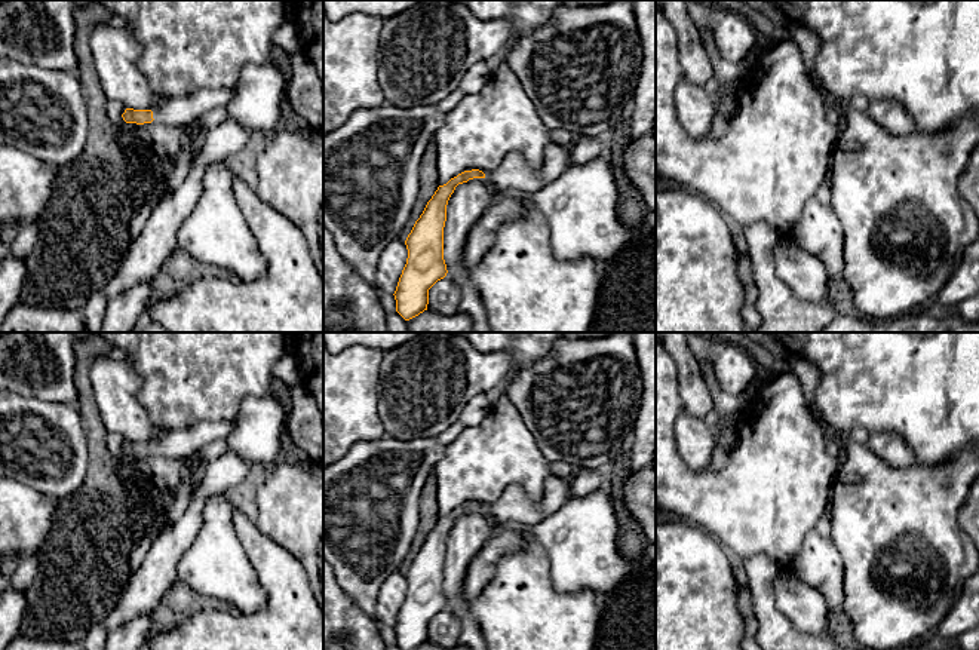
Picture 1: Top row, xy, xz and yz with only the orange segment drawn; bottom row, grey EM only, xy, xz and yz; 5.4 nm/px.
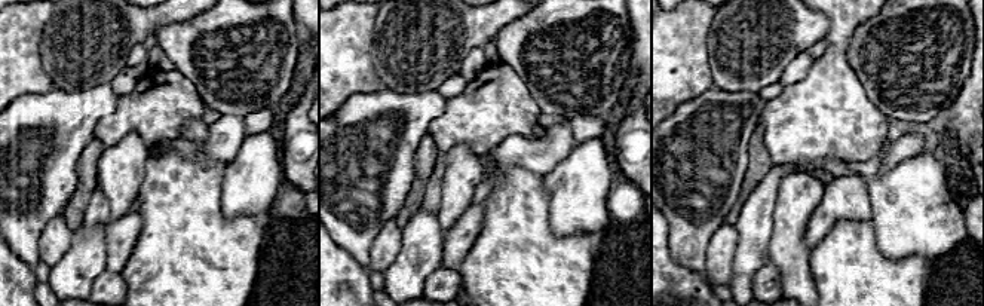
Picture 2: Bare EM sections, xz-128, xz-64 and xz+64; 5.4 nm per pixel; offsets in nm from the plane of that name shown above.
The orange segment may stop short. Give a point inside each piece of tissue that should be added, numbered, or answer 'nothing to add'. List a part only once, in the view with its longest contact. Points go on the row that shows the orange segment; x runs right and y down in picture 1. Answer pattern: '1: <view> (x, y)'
1: xy (184, 110)

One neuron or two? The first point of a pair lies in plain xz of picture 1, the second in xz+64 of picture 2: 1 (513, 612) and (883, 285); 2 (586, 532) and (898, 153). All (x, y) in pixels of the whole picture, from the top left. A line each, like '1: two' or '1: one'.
1: one
2: two

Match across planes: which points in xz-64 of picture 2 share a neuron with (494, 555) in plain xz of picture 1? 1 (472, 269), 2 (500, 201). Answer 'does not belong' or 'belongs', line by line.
1: does not belong
2: does not belong

